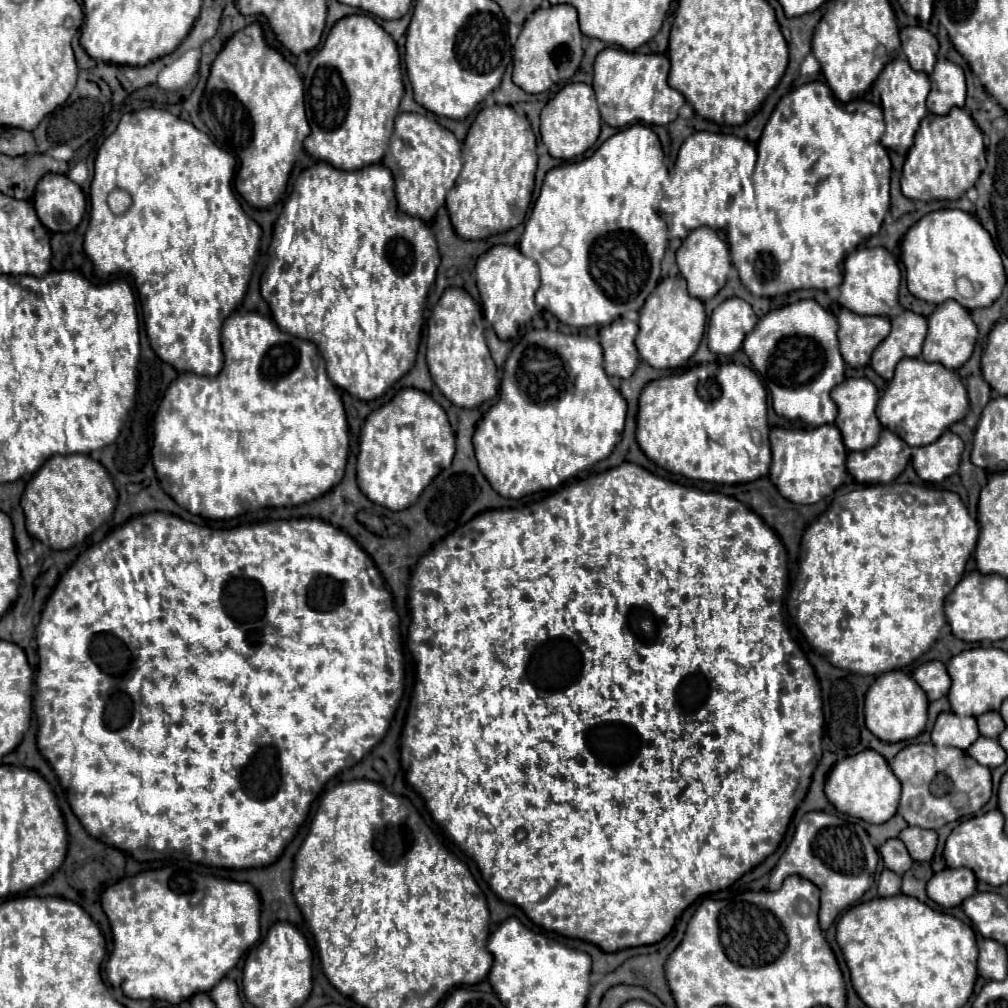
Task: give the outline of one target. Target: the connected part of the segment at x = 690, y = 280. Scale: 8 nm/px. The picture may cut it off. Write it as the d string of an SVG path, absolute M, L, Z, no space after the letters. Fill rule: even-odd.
M697 228L689 232L689 236L683 240L681 248L677 250L677 266L681 276L687 280L689 294L699 300L709 300L717 296L717 292L725 286L729 270L731 270L731 260L729 260L729 248L727 244L717 236L715 230L711 228Z

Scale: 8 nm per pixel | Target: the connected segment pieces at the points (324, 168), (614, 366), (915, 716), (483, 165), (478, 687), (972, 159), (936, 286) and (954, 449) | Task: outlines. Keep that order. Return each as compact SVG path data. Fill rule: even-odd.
M317 162L315 166L311 166L299 174L299 178L295 180L295 186L293 186L293 194L289 196L279 220L275 222L272 242L269 246L269 268L261 278L261 294L267 300L267 304L271 306L275 324L283 332L289 332L297 338L309 340L319 348L319 352L325 360L325 366L327 366L327 376L335 386L343 388L345 392L349 392L351 396L355 396L359 400L375 400L375 398L381 398L401 376L405 376L415 362L417 346L422 338L422 328L425 324L423 317L425 302L427 302L431 284L435 282L438 266L437 242L435 242L435 236L429 230L429 226L421 218L401 214L397 210L395 192L393 192L393 176L391 176L389 168L385 168L383 164L371 164L361 170L345 172L345 170L333 168L327 162Z
M619 318L599 332L599 342L605 358L605 372L611 378L629 378L637 364L639 352L635 348L635 336L639 326L631 320Z
M901 670L885 672L877 676L865 694L865 726L867 730L883 742L903 742L919 736L927 724L927 700L925 692L913 684L913 678Z
M499 104L477 114L463 142L463 170L447 194L447 212L457 236L485 240L525 220L537 168L535 148L535 136L525 114Z
M625 462L617 468L611 468L603 474L589 476L583 482L569 484L555 492L551 498L537 506L527 508L509 508L509 510L487 510L477 514L469 524L457 528L457 532L449 534L445 540L437 542L417 564L409 588L409 606L411 606L411 625L409 626L408 645L411 652L405 650L401 630L399 630L399 644L403 654L403 692L405 692L405 672L417 670L417 684L411 700L406 722L401 735L400 757L401 768L405 772L405 780L413 786L413 790L425 800L427 810L431 812L433 820L449 834L449 838L467 854L471 856L481 872L483 880L489 888L507 904L519 906L533 924L557 932L567 938L579 938L589 944L599 946L603 952L619 952L633 946L645 946L661 942L673 928L675 920L681 916L685 908L689 908L699 896L719 892L729 888L737 882L743 874L759 866L769 854L777 850L783 840L791 816L797 804L807 794L811 784L811 774L821 760L821 732L823 732L823 708L819 696L819 684L815 672L807 658L803 656L801 648L791 640L789 632L783 626L781 618L781 602L787 588L787 554L779 538L773 530L765 526L765 522L751 512L745 504L725 494L701 492L695 488L679 486L677 482L663 480L645 468ZM525 830L527 836L517 842L515 832Z
M953 108L947 116L929 114L925 116L925 120L921 120L915 144L907 154L901 176L901 192L909 200L957 200L971 186L975 186L983 168L983 134L973 122L973 118L961 108ZM927 126L931 130L931 136L927 136Z
M937 210L909 228L901 242L909 292L929 304L953 298L963 308L991 306L1007 282L1001 256L979 220L963 210Z
M947 430L937 442L913 448L913 468L921 480L937 484L957 472L961 452L963 440Z

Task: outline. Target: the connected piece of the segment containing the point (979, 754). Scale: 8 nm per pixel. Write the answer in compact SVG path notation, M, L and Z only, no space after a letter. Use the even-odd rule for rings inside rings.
M979 736L971 748L967 750L967 754L971 758L975 758L979 764L987 766L989 770L1001 766L1007 760L1007 752L1001 748L1001 744L997 744L997 740L985 740L983 736Z

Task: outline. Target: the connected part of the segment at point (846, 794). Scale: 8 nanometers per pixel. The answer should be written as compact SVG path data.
M865 750L833 766L825 784L825 794L839 812L853 818L861 818L871 824L883 824L889 818L893 818L893 814L897 812L901 784L897 776L893 776L889 764L881 754L873 750Z

